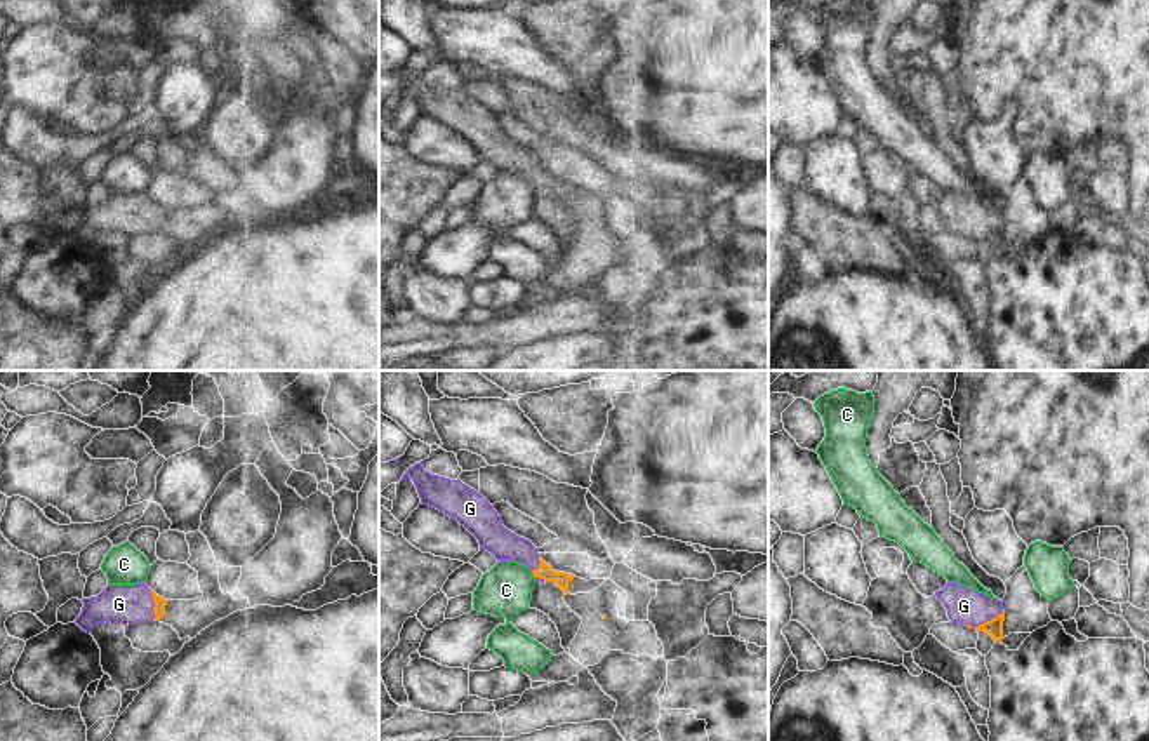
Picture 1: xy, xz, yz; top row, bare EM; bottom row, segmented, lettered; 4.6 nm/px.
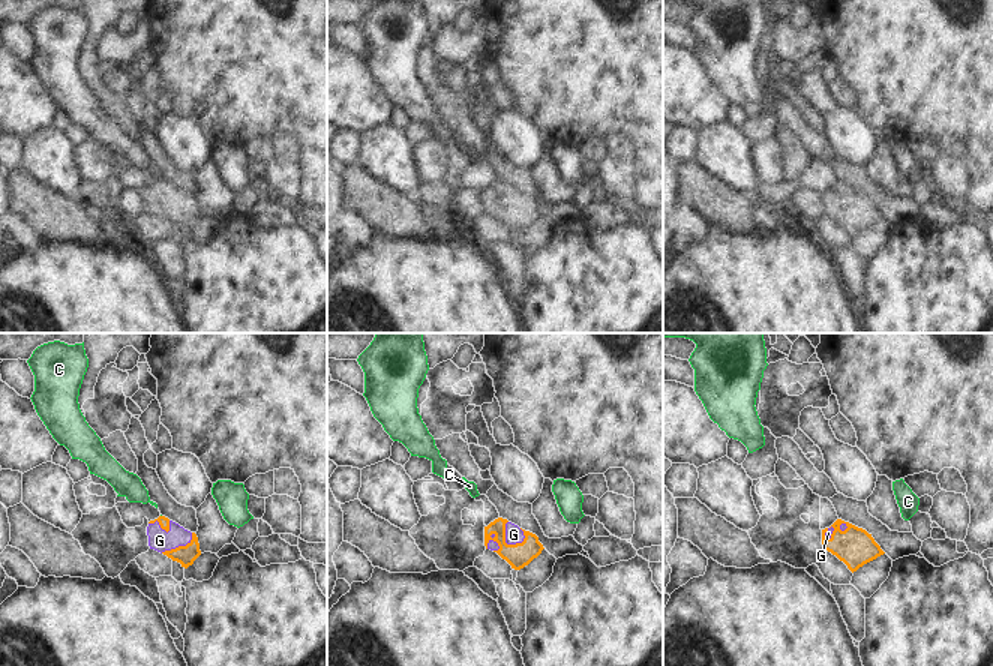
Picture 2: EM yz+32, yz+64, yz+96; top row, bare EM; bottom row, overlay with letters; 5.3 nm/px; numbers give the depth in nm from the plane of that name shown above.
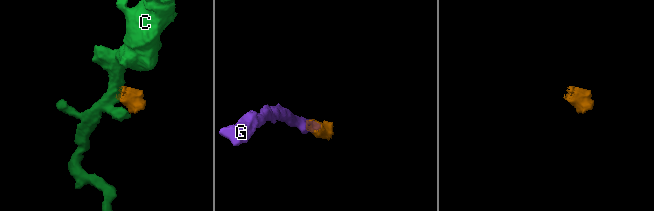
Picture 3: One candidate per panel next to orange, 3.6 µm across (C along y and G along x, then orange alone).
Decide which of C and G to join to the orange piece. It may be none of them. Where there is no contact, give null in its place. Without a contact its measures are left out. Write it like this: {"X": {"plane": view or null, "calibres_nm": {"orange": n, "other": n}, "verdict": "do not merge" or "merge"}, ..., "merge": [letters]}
{"C": {"plane": "xz", "calibres_nm": {"orange": 80, "other": 240}, "verdict": "do not merge"}, "G": {"plane": "yz", "calibres_nm": {"orange": 80, "other": 160}, "verdict": "merge"}, "merge": ["G"]}

